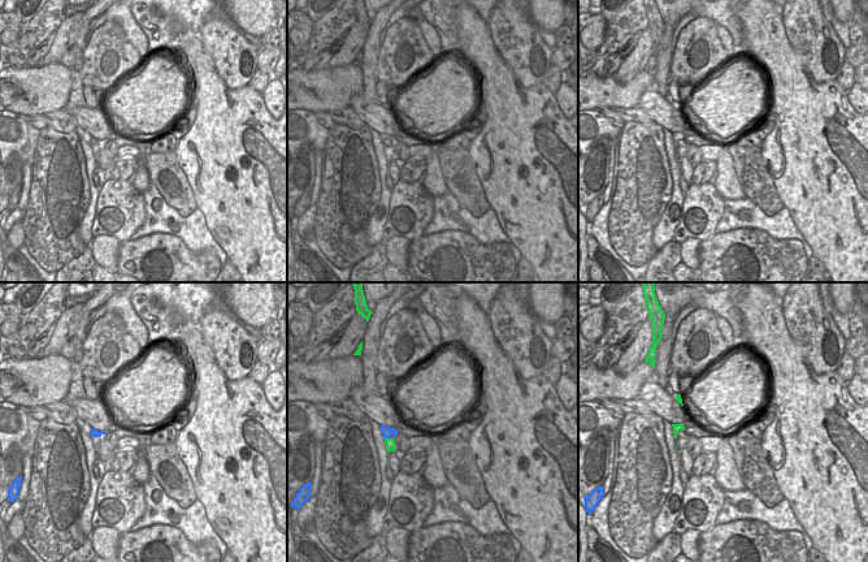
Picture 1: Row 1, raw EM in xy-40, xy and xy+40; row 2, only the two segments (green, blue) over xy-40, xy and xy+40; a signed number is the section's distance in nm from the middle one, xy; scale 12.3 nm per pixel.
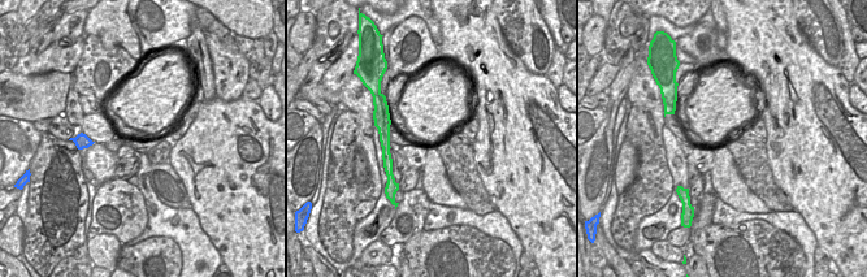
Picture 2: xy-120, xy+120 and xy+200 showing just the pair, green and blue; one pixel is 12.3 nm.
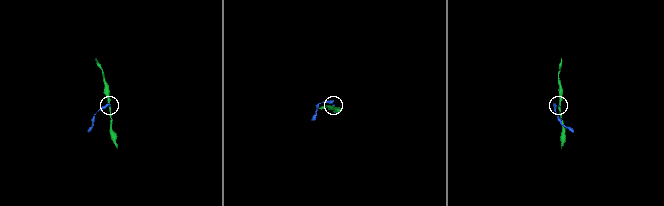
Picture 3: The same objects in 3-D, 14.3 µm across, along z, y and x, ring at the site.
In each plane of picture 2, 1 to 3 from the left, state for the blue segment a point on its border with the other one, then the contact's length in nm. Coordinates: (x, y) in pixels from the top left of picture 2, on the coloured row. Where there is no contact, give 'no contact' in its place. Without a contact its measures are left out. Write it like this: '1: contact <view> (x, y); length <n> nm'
1: no contact
2: no contact
3: no contact

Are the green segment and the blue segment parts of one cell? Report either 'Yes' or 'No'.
No.

